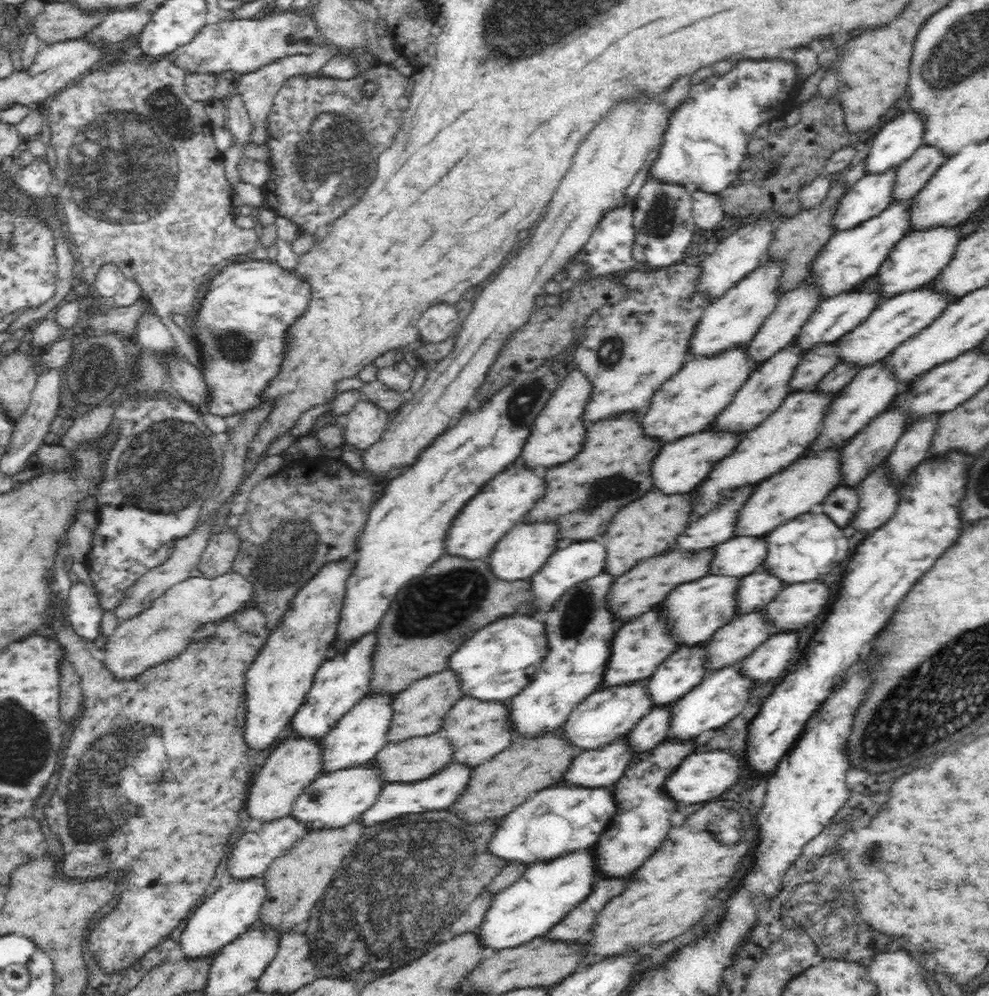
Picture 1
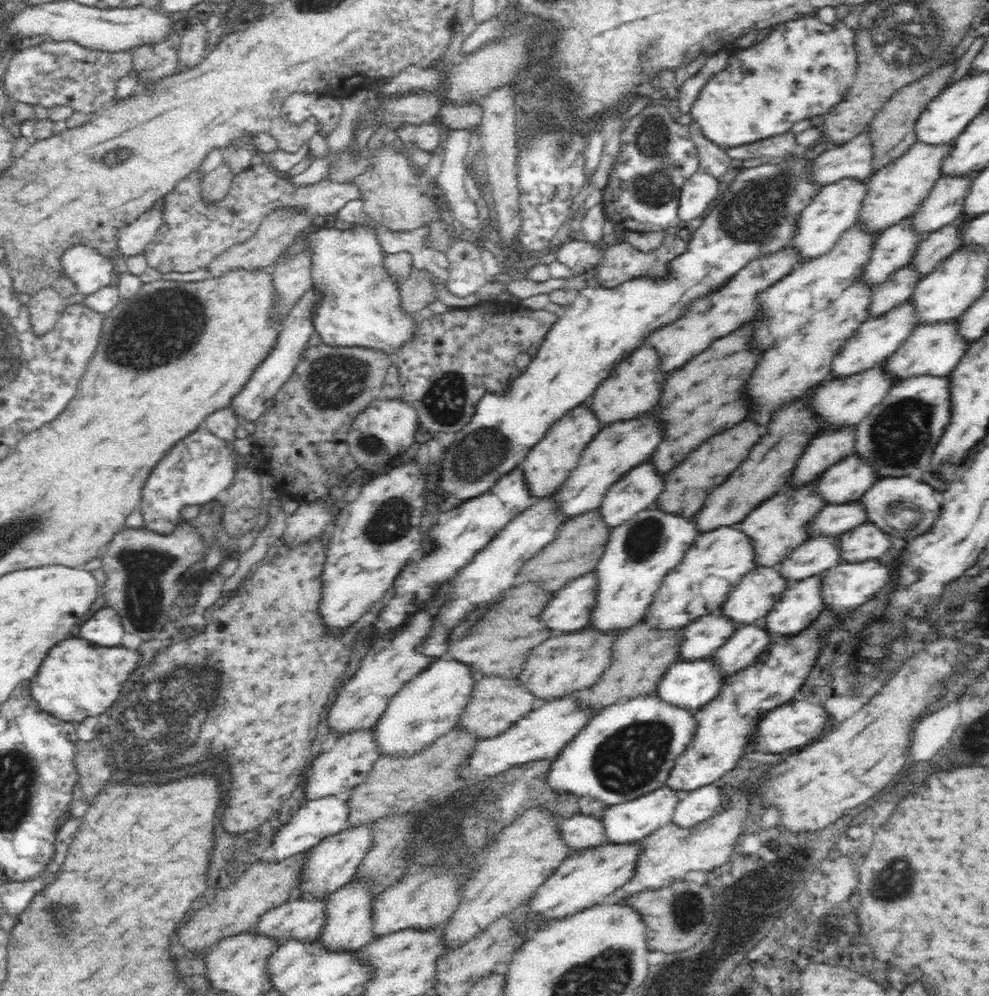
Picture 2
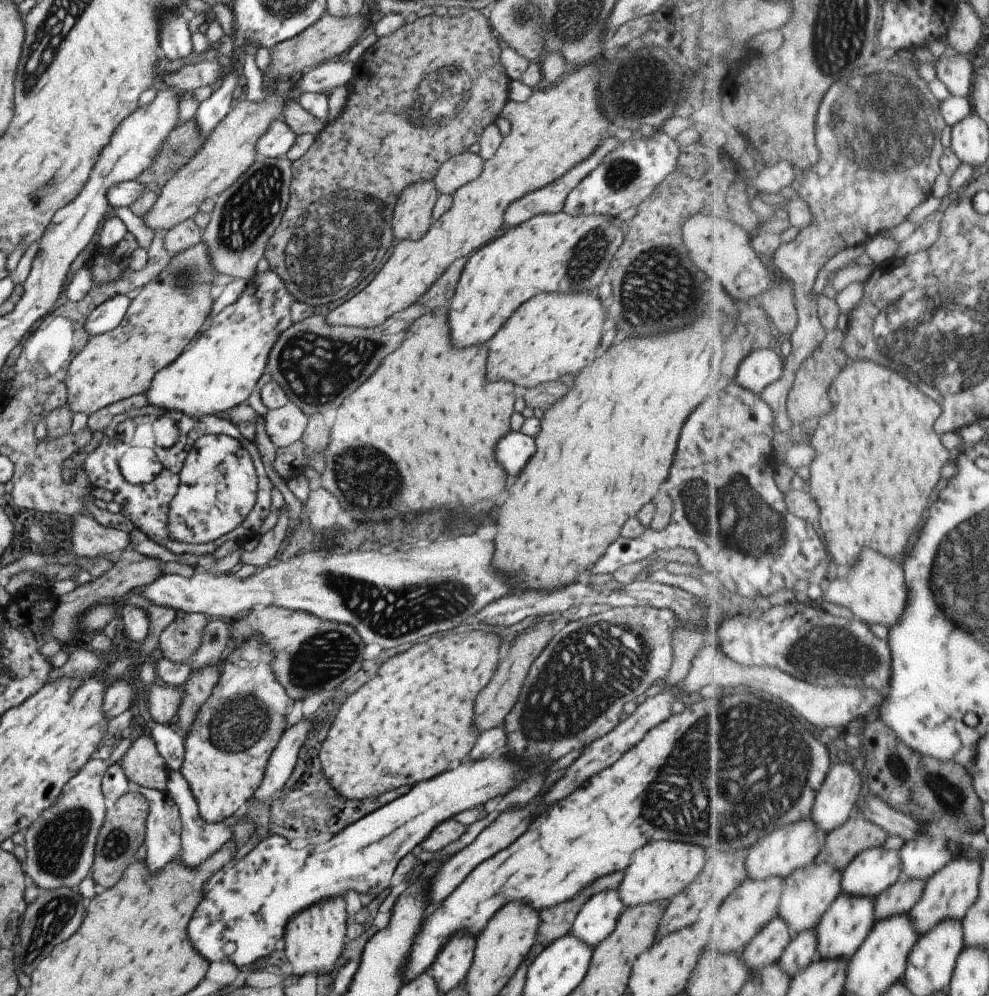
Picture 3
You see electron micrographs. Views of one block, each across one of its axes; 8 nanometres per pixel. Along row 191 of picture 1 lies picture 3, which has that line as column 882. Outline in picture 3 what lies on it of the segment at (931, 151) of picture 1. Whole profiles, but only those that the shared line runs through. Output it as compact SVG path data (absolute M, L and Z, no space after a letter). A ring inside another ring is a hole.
M901 878L887 891L876 898L877 920L885 920L897 914L907 914L925 894L927 880L923 878Z

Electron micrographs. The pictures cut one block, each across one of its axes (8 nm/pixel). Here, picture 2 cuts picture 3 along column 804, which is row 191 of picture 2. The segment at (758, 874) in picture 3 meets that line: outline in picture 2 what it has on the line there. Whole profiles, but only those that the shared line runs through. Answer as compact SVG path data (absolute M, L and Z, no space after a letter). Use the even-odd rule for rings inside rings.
M856 177L839 178L836 182L821 185L819 193L796 221L796 236L792 238L791 244L802 251L804 260L827 253L842 233L857 223L867 190L867 182Z

